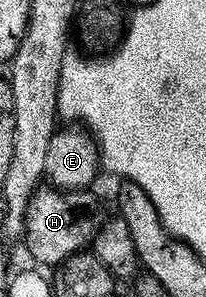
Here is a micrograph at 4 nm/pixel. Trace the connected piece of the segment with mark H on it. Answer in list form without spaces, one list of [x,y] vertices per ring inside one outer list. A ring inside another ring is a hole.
[[[38,187],[35,190],[25,212],[23,235],[29,239],[29,253],[38,261],[38,266],[58,267],[69,256],[92,246],[97,232],[101,230],[103,216],[100,203],[91,194],[89,191],[66,191],[52,187]]]

